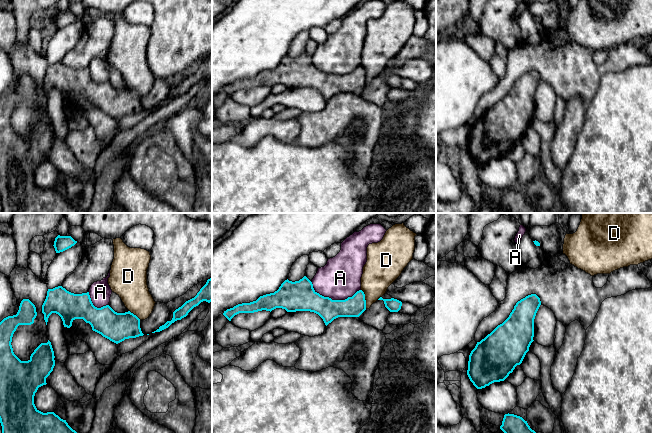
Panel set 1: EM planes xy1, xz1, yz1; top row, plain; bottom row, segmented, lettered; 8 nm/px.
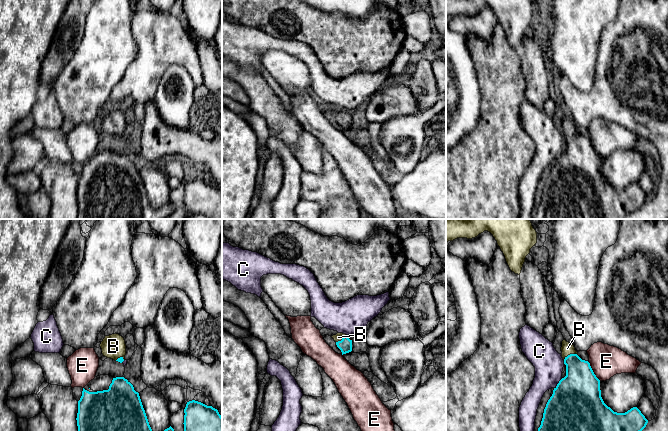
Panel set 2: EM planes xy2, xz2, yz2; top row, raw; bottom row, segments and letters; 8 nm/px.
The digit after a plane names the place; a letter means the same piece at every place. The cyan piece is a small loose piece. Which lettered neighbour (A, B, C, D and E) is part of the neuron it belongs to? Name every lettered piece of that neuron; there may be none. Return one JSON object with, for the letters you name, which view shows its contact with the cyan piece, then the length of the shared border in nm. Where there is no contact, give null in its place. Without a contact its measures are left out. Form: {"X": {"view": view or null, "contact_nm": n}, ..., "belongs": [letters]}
{"B": {"view": "xz2", "contact_nm": 120}, "belongs": ["B"]}

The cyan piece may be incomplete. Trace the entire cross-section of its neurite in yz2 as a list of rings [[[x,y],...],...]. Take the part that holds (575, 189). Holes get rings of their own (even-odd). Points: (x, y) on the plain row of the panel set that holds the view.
[[[564,115],[561,127],[566,152],[559,157],[546,180],[533,219],[625,219],[646,203],[648,196],[637,183],[625,189],[617,189],[604,179],[600,156],[590,139],[578,132],[573,120]]]

